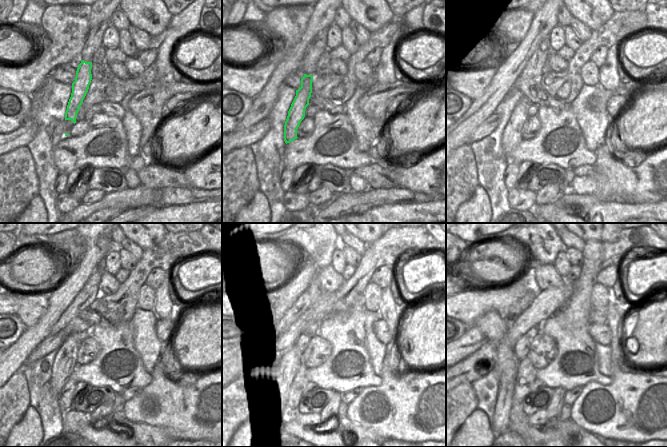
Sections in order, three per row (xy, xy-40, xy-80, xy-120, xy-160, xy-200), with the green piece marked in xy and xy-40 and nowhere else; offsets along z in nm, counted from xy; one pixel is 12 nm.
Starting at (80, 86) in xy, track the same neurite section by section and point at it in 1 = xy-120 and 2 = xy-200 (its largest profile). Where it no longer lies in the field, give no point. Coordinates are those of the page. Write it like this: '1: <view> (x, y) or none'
1: xy-120 (65, 359)
2: xy-200 (500, 424)

